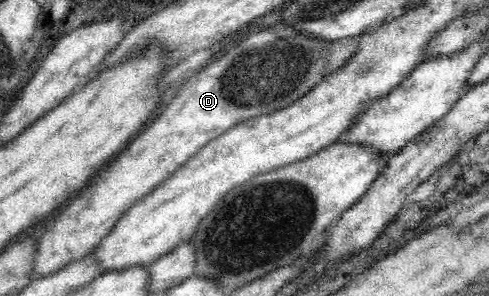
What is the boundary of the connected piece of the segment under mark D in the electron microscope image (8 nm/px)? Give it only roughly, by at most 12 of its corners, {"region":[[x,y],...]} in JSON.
{"region":[[262,30],[186,79],[44,230],[31,278],[87,256],[134,202],[238,123],[324,80]]}

